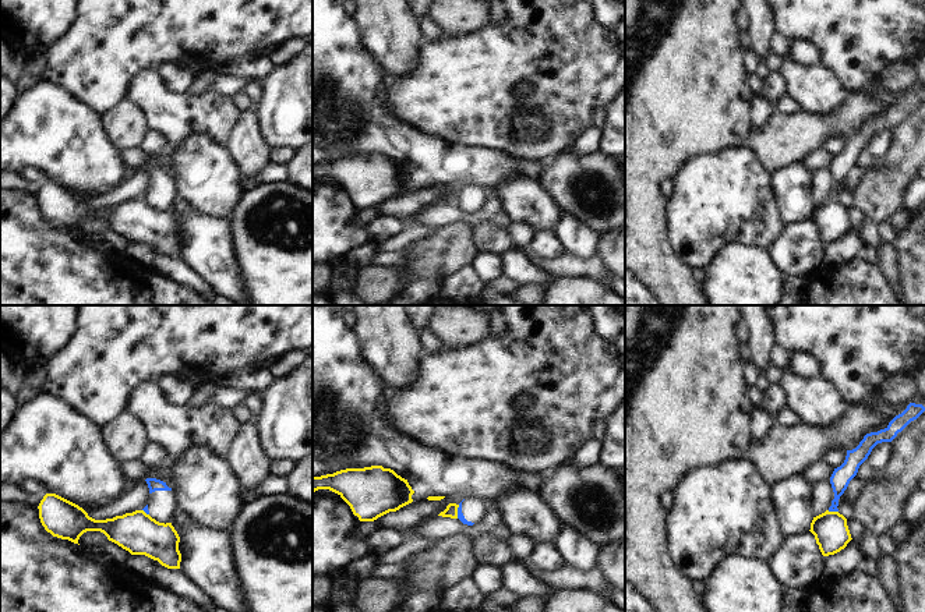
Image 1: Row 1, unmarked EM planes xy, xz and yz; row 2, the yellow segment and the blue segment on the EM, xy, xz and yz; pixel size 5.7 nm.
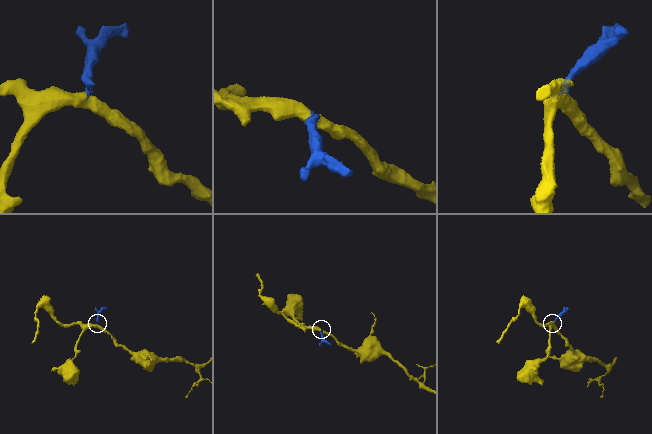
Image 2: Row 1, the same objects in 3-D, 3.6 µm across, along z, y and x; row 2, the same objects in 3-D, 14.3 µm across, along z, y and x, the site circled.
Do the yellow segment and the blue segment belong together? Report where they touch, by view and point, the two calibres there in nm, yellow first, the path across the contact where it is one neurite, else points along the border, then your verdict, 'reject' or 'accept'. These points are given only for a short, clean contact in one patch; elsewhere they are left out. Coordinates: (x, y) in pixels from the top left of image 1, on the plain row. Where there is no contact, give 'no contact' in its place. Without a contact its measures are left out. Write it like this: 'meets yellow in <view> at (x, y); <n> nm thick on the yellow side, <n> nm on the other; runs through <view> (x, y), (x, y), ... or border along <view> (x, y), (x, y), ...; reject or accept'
meets yellow in xz at (456, 200); 70 nm thick on the yellow side, 40 nm on the other; border along xz (459, 193), (456, 205); reject

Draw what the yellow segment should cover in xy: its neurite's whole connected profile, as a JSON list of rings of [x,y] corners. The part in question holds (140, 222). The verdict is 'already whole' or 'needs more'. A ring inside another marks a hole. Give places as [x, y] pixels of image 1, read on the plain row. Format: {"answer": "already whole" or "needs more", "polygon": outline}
{"answer": "already whole", "polygon": [[[46,181],[38,197],[42,213],[53,224],[78,231],[84,220],[100,219],[131,243],[145,243],[167,257],[180,257],[177,219],[172,211],[159,211],[144,198],[95,208],[82,195],[56,181]]]}

